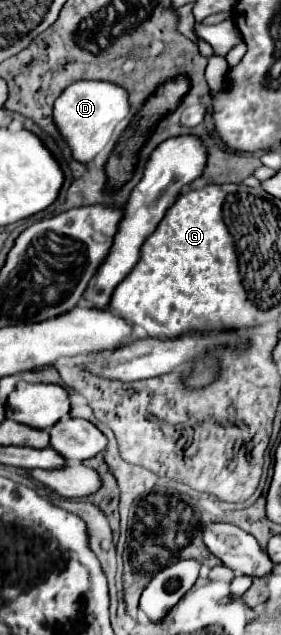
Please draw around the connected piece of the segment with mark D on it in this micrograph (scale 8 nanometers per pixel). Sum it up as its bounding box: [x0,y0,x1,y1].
[53,80,131,164]

